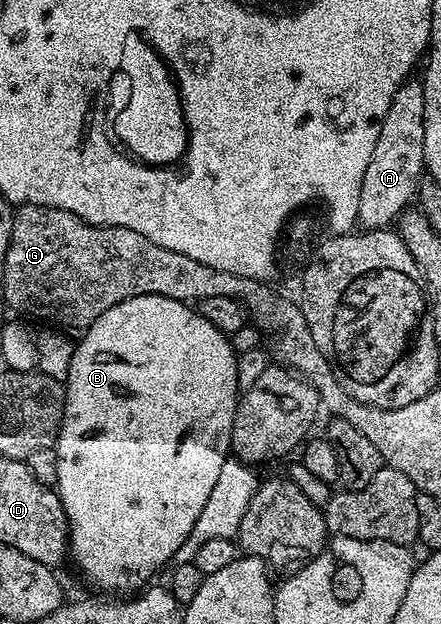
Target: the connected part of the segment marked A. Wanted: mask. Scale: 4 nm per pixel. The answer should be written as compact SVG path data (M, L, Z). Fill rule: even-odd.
M410 78L399 86L395 98L381 123L379 138L375 142L375 154L367 162L367 174L363 174L363 190L359 190L360 227L365 230L385 230L401 213L414 203L418 195L423 173L423 130L425 129L425 85L420 79Z

